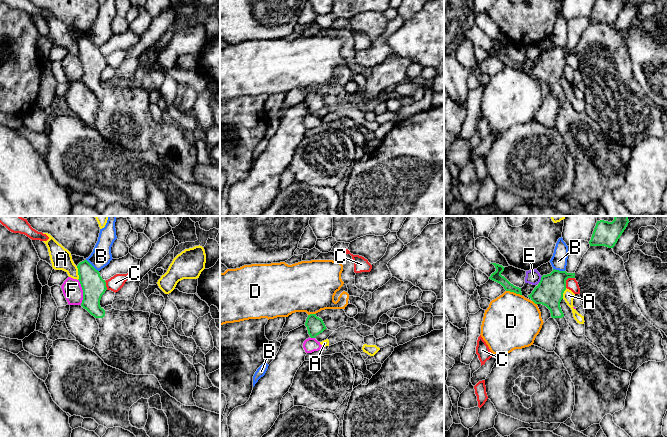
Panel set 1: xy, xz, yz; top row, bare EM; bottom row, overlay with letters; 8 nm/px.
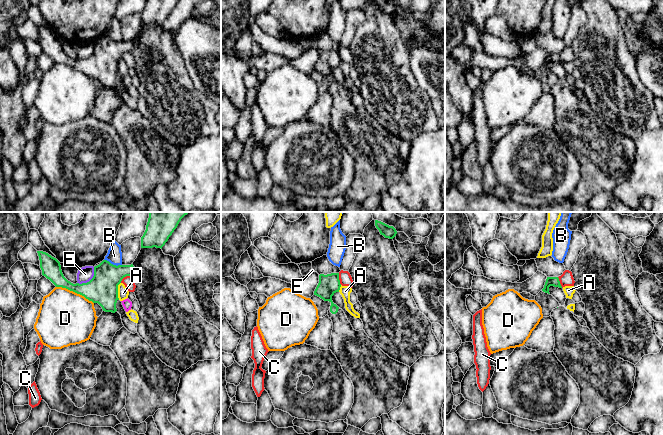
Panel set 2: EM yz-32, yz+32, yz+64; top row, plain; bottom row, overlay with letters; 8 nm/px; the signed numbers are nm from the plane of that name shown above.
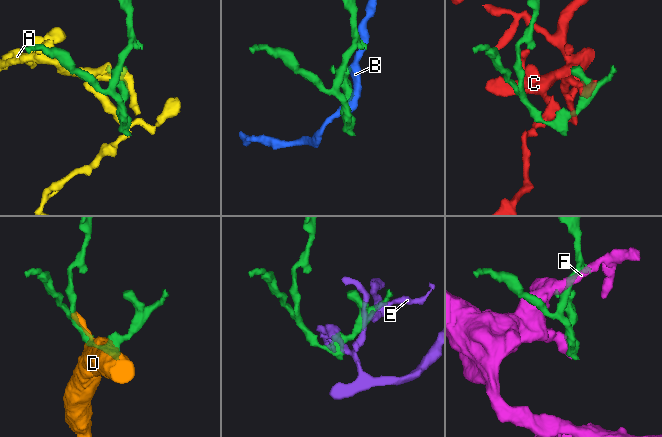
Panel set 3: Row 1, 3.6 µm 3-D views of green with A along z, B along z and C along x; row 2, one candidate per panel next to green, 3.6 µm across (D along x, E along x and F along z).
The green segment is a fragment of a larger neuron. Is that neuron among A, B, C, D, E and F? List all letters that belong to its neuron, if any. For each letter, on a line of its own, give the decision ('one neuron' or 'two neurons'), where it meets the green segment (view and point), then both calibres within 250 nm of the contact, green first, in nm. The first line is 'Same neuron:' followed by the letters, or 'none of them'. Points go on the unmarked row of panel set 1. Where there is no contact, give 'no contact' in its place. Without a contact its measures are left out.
Same neuron: none of them
A: two neurons; contact xy (78, 49); calibres 190 and 170 nm
B: two neurons; contact xy (91, 41); calibres 190 and 160 nm
C: two neurons; contact yz (566, 55); calibres 220 and 90 nm
D: two neurons; contact yz (514, 68); calibres 80 and 440 nm
E: two neurons; contact yz (541, 55); calibres 220 and 120 nm
F: two neurons; contact xy (83, 68); calibres 190 and 160 nm

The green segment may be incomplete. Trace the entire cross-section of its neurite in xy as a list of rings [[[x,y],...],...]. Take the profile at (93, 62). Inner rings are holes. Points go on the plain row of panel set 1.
[[[87,36],[77,42],[83,66],[81,82],[96,94],[99,111],[95,128],[108,142],[127,150],[154,151],[162,165],[185,182],[196,182],[193,167],[197,148],[185,131],[155,121],[150,113],[149,88],[105,87],[100,82],[106,58]]]

